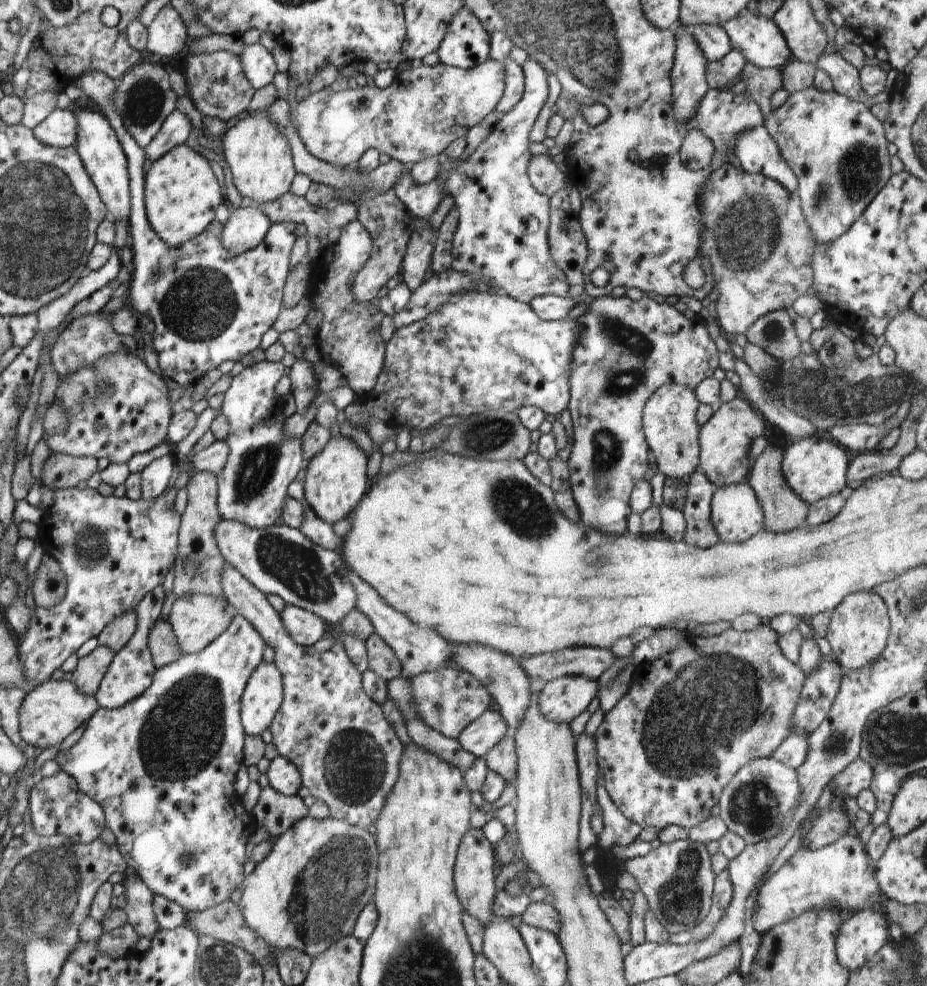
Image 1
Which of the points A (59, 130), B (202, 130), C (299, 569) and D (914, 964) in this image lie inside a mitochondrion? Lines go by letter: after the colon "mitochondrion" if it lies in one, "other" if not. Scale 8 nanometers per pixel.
A: other
B: other
C: mitochondrion
D: other

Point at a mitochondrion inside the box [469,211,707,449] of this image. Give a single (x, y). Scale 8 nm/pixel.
(613, 326)

